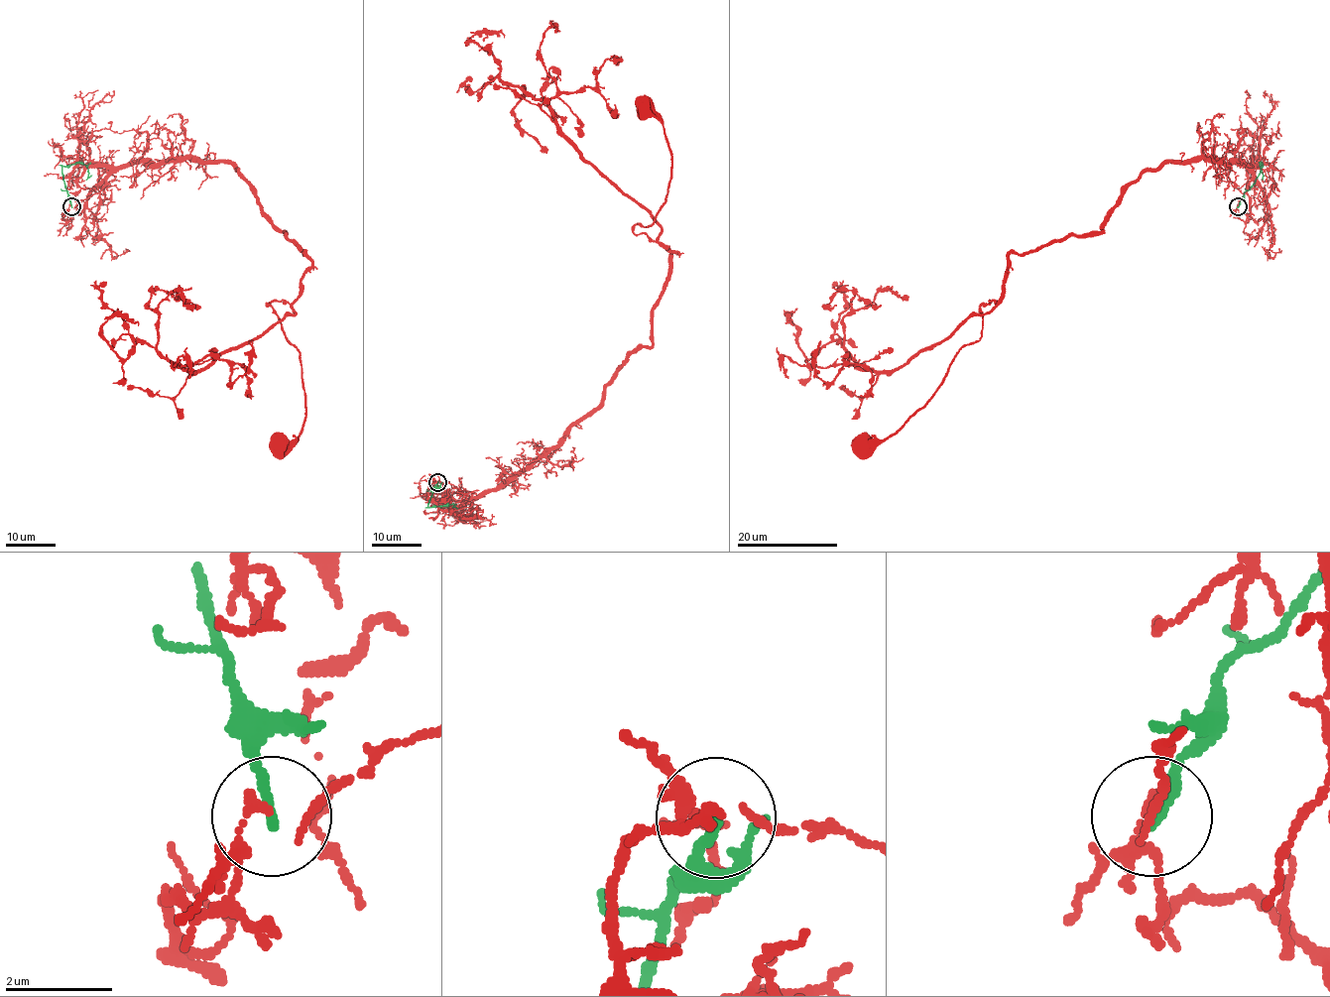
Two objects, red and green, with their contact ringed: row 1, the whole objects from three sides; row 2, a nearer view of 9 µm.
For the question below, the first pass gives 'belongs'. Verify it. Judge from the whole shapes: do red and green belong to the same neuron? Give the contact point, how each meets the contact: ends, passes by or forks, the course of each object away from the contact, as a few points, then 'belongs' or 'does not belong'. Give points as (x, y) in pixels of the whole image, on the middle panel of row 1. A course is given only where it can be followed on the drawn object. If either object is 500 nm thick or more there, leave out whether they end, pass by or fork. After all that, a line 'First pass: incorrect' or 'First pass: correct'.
at (437, 482); red passes by; green ends there; red runs (437, 482), (427, 496), (447, 511), (516, 478), (653, 344), (677, 253), (634, 232), (670, 177), (644, 102); green runs (437, 482), (427, 506), (451, 504), (454, 507), (451, 506); does not belong
First pass: incorrect

